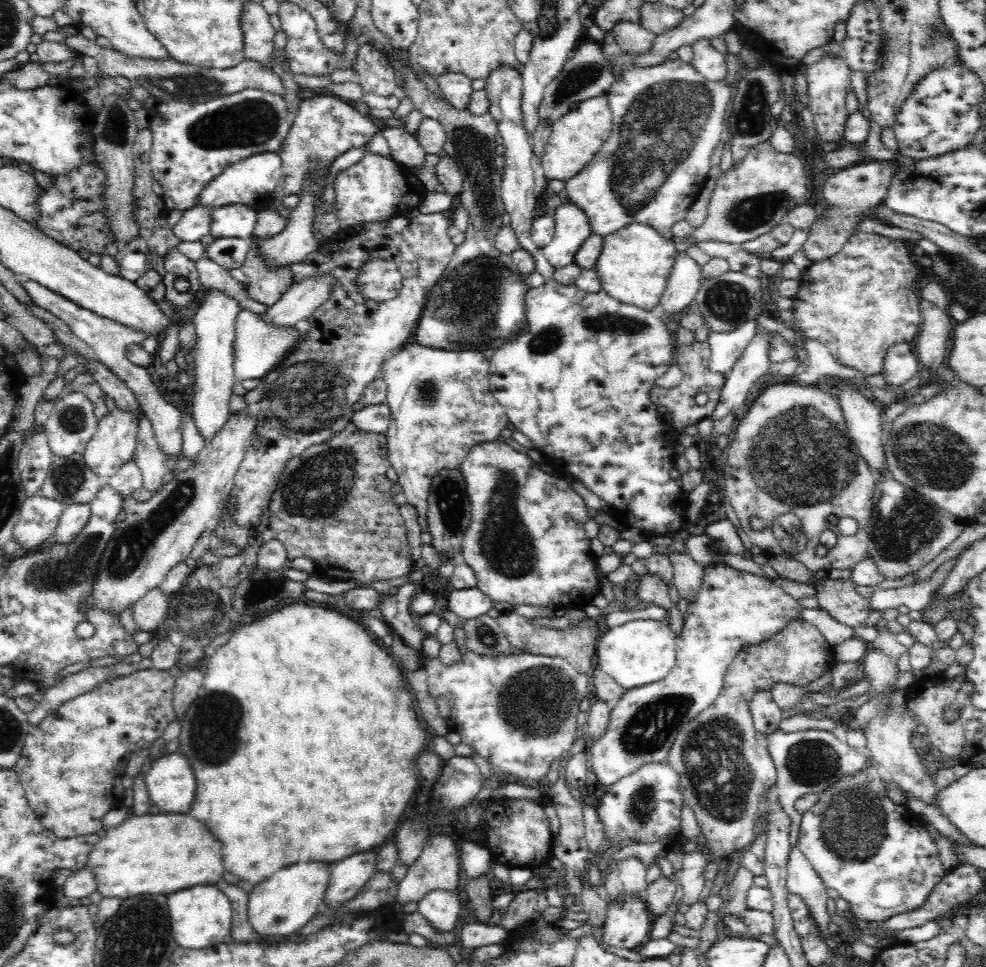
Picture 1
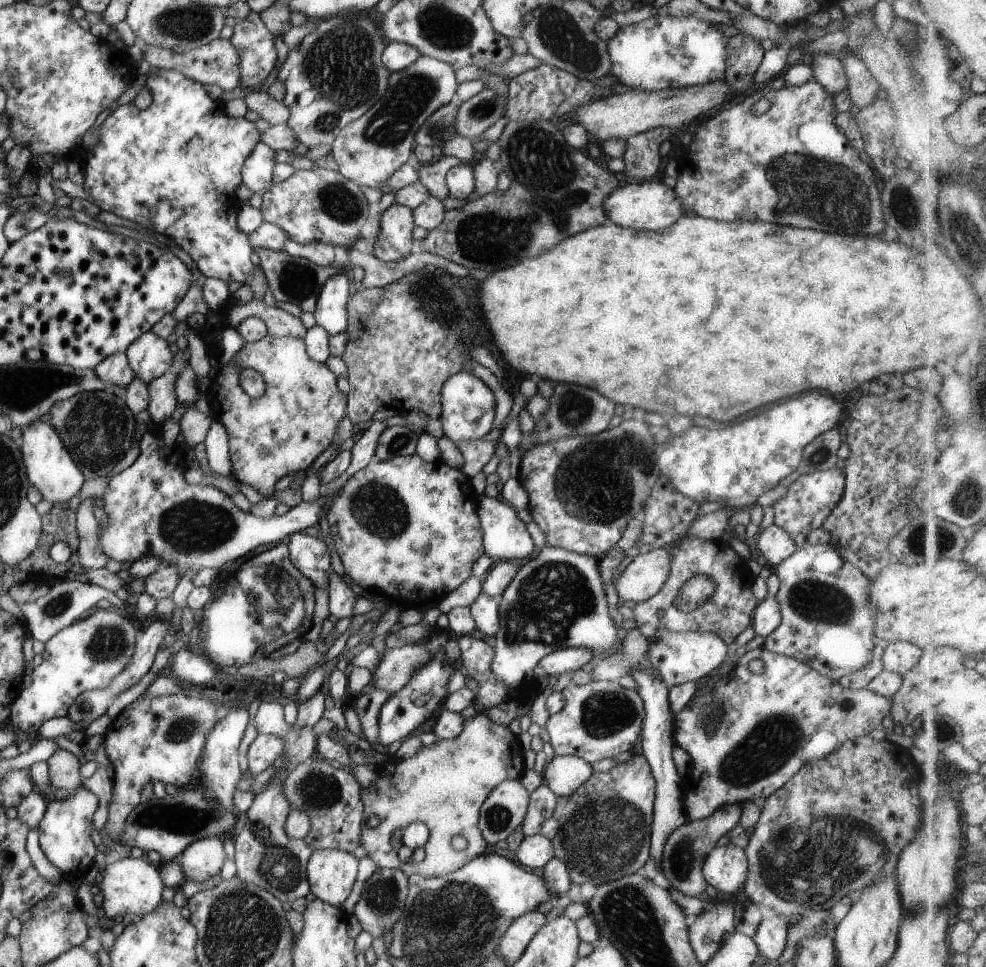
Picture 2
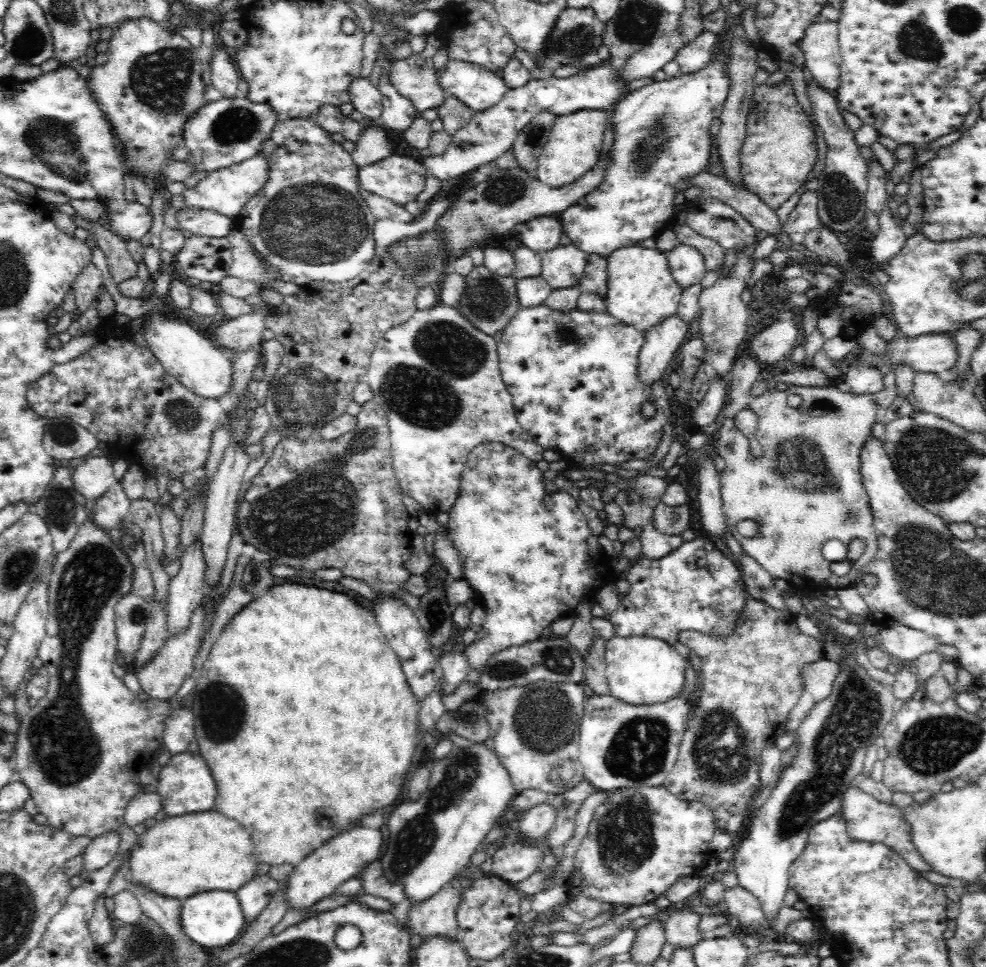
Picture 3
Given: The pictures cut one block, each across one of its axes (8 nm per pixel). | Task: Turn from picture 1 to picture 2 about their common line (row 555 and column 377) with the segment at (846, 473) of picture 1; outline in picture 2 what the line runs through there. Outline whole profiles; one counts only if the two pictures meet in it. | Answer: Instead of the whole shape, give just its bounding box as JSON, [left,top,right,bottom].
[360,711,527,878]

